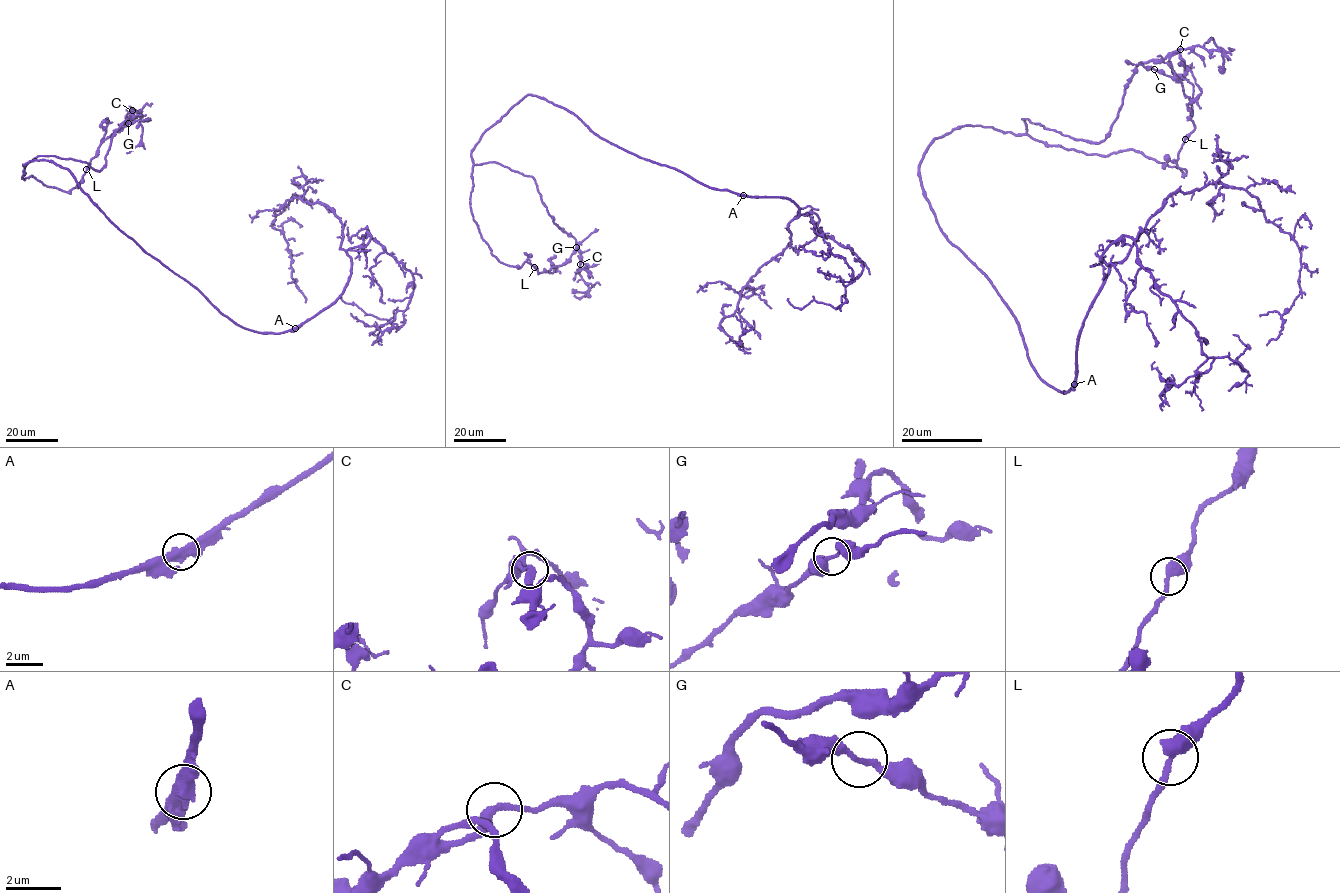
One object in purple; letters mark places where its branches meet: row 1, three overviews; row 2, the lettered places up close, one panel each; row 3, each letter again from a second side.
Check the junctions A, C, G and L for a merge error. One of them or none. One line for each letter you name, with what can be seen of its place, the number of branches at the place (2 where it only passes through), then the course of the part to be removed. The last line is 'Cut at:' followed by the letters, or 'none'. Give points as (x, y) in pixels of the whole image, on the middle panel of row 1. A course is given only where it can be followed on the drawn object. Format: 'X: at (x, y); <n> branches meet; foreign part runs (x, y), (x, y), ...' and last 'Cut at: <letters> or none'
Cut at: none

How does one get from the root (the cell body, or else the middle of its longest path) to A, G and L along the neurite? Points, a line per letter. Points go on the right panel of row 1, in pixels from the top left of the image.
A: (1009, 308), (1016, 318), (1029, 361), (1039, 377), (1061, 392), (1074, 385)
G: (1009, 308), (940, 228), (925, 150), (991, 126), (1087, 154), (1138, 150), (1184, 175), (1191, 103), (1154, 69)
L: (1009, 308), (925, 196), (919, 164), (936, 138), (991, 126), (1087, 154), (1138, 150), (1183, 175), (1184, 139)

